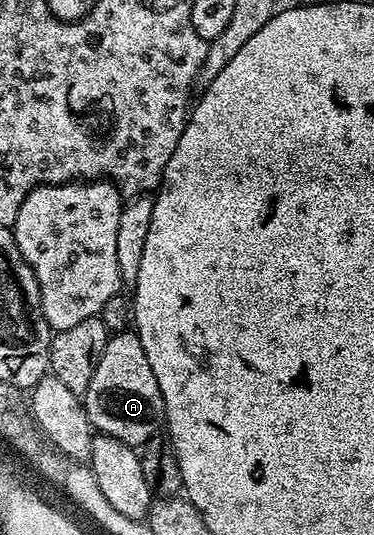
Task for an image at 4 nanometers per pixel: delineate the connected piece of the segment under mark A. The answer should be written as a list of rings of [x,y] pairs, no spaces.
[[[132,329],[115,332],[109,338],[82,398],[88,420],[99,434],[114,437],[133,449],[143,448],[146,441],[161,434],[166,423],[158,377],[154,377],[154,369],[146,361],[146,349]]]

